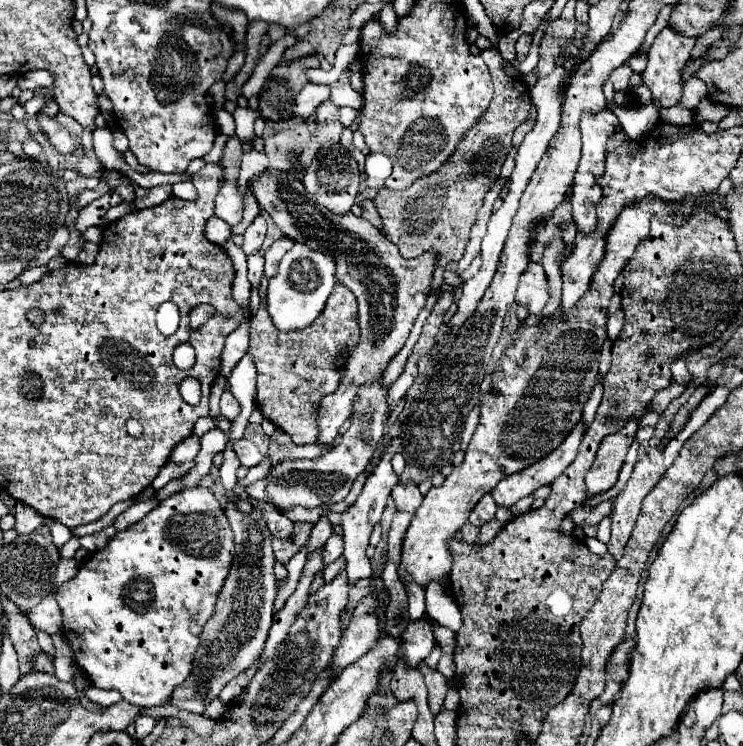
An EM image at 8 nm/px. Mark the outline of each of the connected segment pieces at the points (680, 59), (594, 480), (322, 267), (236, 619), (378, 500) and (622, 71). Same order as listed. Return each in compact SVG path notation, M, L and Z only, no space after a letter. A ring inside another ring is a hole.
M667 25L659 31L659 35L655 37L655 41L647 53L647 69L641 73L641 77L643 77L643 83L651 89L653 99L661 101L663 107L673 107L681 99L681 73L683 73L683 65L691 57L695 41L697 39L689 39L687 35L681 35L679 31L673 31Z
M631 419L621 431L607 435L601 441L597 457L585 477L585 485L587 485L587 493L589 493L587 497L605 493L617 483L619 469L625 461L625 453L627 453L629 445L635 439L635 433L637 433L637 421Z
M295 243L295 247L283 257L279 263L279 271L273 279L269 279L267 287L267 311L273 319L273 325L281 331L297 331L311 325L327 303L329 293L335 287L335 261L333 257L313 251L303 243Z
M227 505L227 519L233 529L235 539L235 555L229 569L229 575L223 583L223 589L217 599L217 607L213 617L205 623L201 633L201 643L195 651L195 667L185 679L185 683L173 689L173 695L197 695L193 705L193 713L201 715L205 707L221 693L221 689L239 673L243 673L263 651L263 643L267 639L273 603L277 595L275 573L273 573L273 549L269 539L269 529L261 517L259 507L253 507L251 515L241 513L235 505Z
M403 433L397 435L397 439L391 439L389 441L389 447L385 447L377 467L373 469L373 473L367 477L363 489L361 489L361 495L357 497L355 503L351 503L345 511L337 513L337 511L331 511L329 507L317 507L319 513L329 513L329 521L331 525L341 525L343 527L343 533L345 533L345 561L347 561L347 575L349 575L349 585L355 585L359 579L369 579L371 577L371 559L367 557L367 547L369 547L369 537L371 537L371 531L373 531L373 525L379 523L381 519L381 513L385 509L385 503L387 503L387 497L391 493L391 489L399 483L399 477L395 475L393 467L391 467L391 459L395 453L401 451L401 439L403 439Z
M621 65L621 67L617 67L613 73L611 73L611 77L609 77L609 81L613 83L613 87L615 87L615 91L627 91L627 85L629 85L629 77L631 77L631 67L629 65Z

